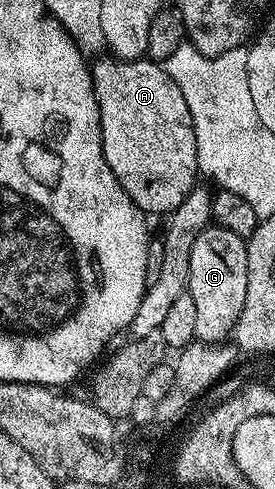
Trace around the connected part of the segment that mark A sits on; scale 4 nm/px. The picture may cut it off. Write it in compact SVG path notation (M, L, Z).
M102 56L95 62L92 79L100 108L104 160L139 211L169 215L200 178L196 136L184 92L176 88L165 65L145 57L119 60Z

